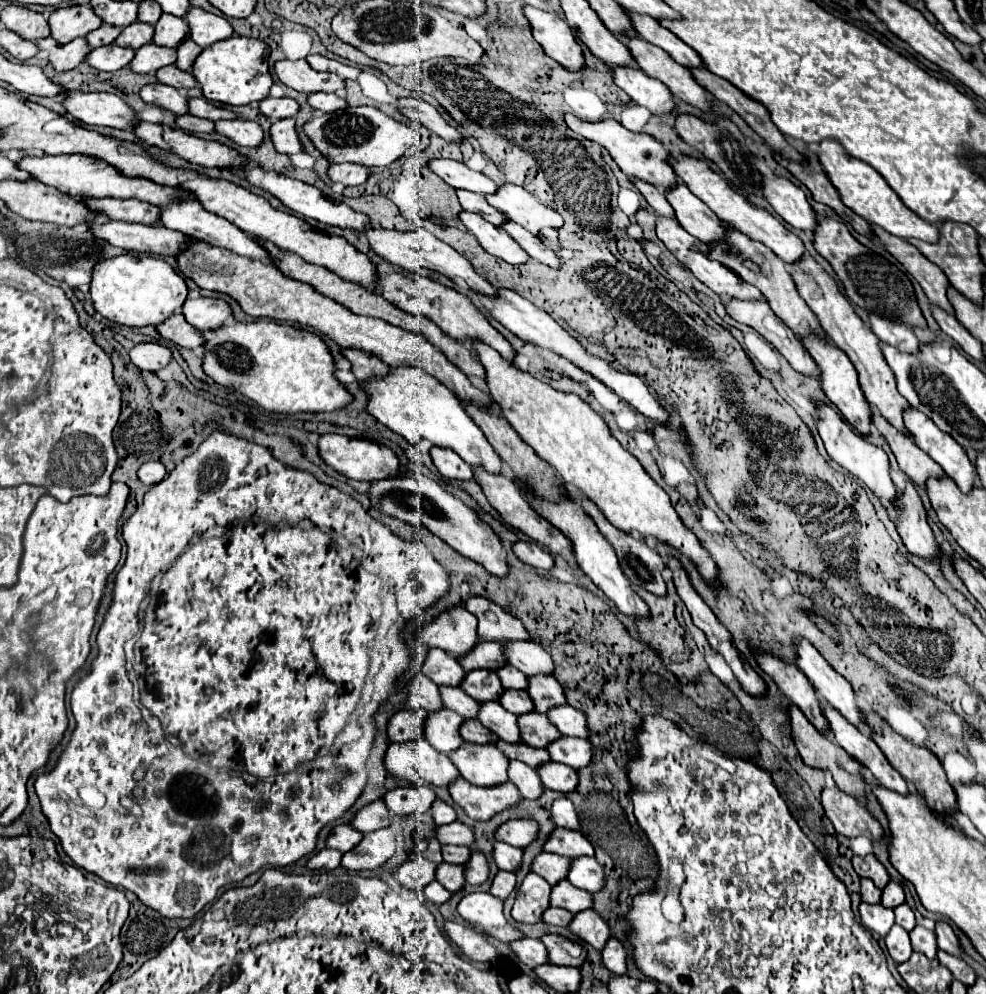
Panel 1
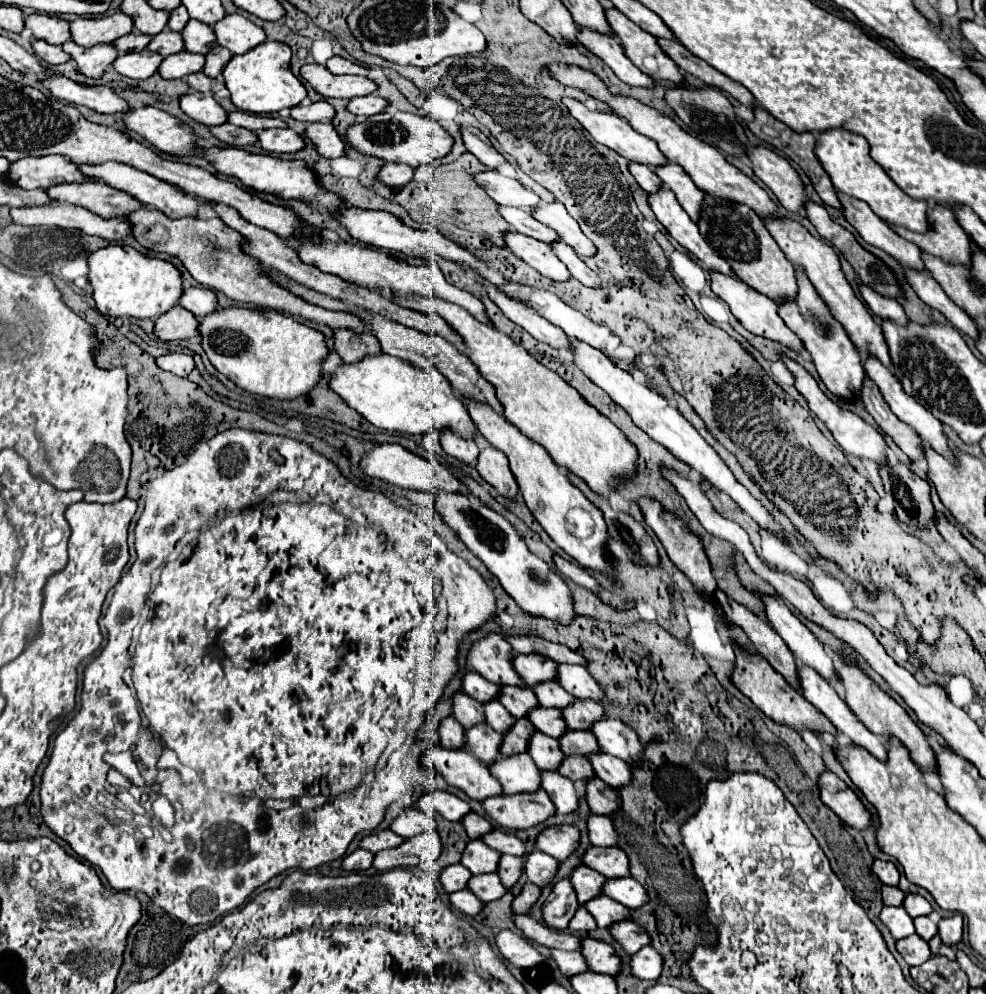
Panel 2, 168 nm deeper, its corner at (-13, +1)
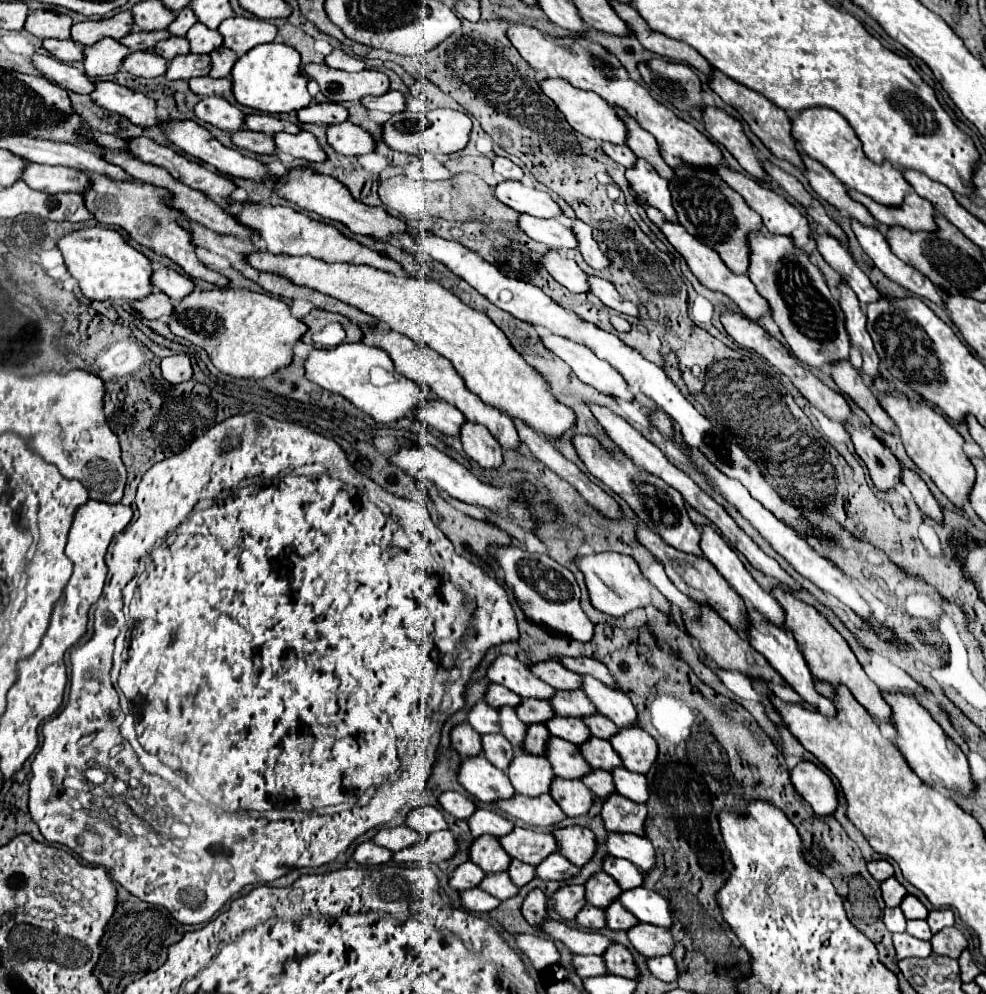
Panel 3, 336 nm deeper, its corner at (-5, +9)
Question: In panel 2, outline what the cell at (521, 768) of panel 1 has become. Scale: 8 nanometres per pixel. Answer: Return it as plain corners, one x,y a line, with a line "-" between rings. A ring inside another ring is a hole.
540,772
540,778
542,778
540,786
552,798
556,812
568,814
578,808
578,796
572,780
568,780
566,776
560,776
558,772

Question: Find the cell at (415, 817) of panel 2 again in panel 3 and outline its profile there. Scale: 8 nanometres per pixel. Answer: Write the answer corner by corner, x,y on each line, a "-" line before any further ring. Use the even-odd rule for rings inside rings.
422,806
422,808
412,810
406,818
406,826
418,830
420,834
434,834
448,828
442,812
434,806

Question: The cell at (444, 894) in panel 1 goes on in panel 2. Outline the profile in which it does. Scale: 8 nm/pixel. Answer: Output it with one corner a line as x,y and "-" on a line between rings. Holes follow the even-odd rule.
468,888
458,890
456,894
450,894
450,902
452,902
452,906
456,906
460,912
464,912
468,916
476,916
484,906
484,902
478,900

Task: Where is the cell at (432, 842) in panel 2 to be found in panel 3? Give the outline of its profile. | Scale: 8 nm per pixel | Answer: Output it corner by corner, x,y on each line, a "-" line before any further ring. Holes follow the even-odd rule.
450,830
434,832
424,842
394,852
396,862
446,862
458,852
458,840

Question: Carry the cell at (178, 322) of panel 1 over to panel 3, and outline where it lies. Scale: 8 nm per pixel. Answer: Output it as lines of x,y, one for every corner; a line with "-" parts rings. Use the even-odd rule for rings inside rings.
152,292
148,294
148,298
142,298
142,300
136,300
130,304
142,318
148,318
148,320
156,320
156,318
170,318
172,316
172,304
170,304
170,298
164,294
164,292

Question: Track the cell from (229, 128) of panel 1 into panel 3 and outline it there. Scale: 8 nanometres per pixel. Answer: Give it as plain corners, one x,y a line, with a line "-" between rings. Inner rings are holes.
300,132
300,134
274,134
274,142
278,150
288,152
296,158
302,158
306,162
324,162
328,156
320,148
318,140
310,132

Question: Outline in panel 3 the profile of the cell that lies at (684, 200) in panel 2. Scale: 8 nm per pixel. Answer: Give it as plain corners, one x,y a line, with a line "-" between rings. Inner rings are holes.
612,106
612,108
620,114
620,118
624,118
624,122
626,122
624,126
628,126
628,142
626,142
626,144
630,146
630,150
632,150
638,158
646,158
648,162
652,162
652,164
656,166
656,170
658,170
664,178
670,180
670,178
674,176
674,170
672,170
668,164
664,164
654,136
652,136
650,132
646,132
644,128
640,128
640,124
638,124
632,116
628,116
628,112
624,112
620,106

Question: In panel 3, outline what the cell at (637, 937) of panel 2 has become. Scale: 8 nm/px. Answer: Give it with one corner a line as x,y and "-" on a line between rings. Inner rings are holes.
640,922
632,930
628,930
628,938
632,946
646,958
656,958
656,956
668,956
674,950
674,938
668,934
666,928
658,926
648,926

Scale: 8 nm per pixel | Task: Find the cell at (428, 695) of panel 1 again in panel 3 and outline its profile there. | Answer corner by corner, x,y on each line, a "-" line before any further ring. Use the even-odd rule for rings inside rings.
478,702
472,712
468,714
468,724
480,734
496,734
500,732
498,710
488,706
486,702

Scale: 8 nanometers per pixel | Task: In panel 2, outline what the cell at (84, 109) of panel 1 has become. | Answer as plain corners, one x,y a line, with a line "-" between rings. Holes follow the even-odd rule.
152,106
128,110
128,114
122,114
122,122
128,130
140,134
144,140
168,154
194,154
198,146
186,124

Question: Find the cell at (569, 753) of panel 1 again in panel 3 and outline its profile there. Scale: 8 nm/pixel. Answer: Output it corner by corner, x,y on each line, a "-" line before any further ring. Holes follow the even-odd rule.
616,768
612,772
612,778
614,778
614,784
616,784
618,792
624,798
630,798
632,802
638,802
638,804
646,804
648,802
648,782
646,782
646,776
630,772
626,768

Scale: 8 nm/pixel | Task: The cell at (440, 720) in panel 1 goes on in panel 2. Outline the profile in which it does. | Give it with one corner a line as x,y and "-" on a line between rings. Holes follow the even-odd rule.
486,722
484,724
476,724
476,726
470,726
466,730
466,744
464,744
464,750
472,752
476,758
480,758
484,764
490,764
492,760
498,758
498,746
502,742
502,736
492,730

